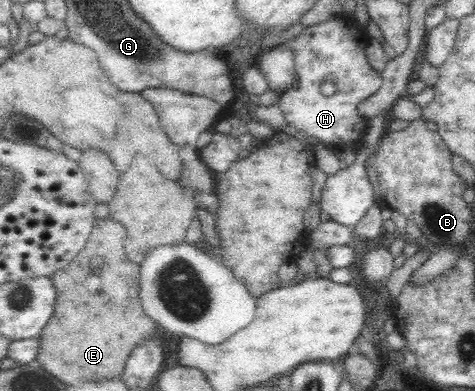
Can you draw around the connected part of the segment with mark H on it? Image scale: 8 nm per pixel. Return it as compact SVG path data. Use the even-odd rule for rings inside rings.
M331 18L305 26L299 36L281 46L294 52L295 71L299 80L299 88L282 92L278 96L277 104L286 123L327 146L353 147L355 142L362 140L368 125L359 113L359 104L382 86L382 74L369 65L365 55L369 46L365 30L345 20ZM326 79L333 79L337 87L331 96L323 95L319 89Z

